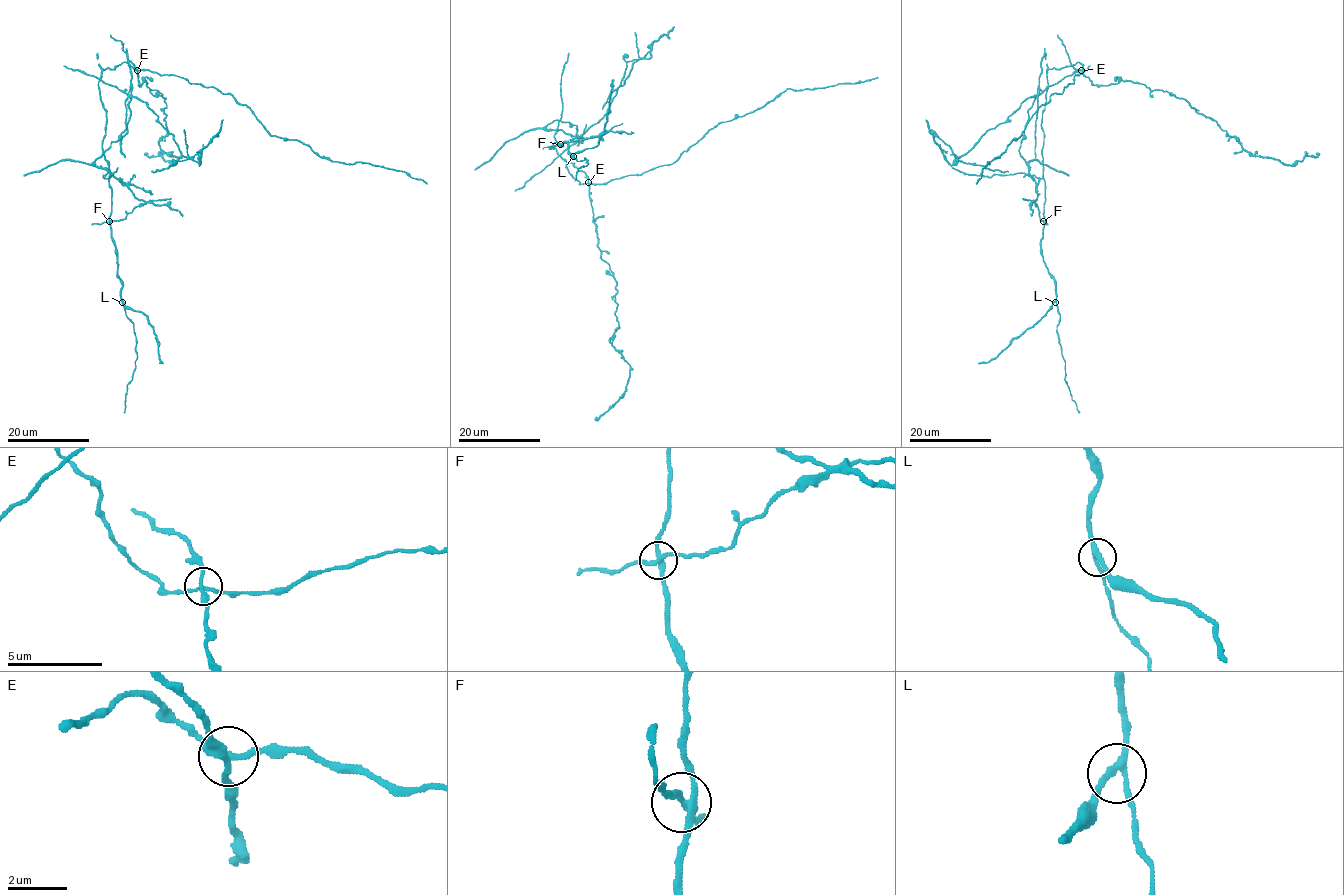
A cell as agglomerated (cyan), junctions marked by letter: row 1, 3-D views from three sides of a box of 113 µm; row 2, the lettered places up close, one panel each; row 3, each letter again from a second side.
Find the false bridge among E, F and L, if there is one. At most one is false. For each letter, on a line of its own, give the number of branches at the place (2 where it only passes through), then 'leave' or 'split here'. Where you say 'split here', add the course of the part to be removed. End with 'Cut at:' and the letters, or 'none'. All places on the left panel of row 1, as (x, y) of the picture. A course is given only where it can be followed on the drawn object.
E: 4 | leave
F: 4 | split here | (109, 221), (144, 202), (94, 164), (124, 129), (128, 97), (137, 97), (181, 154), (200, 164), (223, 119)
L: 3 | leave
Cut at: F

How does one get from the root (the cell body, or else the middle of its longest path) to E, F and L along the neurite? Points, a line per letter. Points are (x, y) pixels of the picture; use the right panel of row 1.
E: (1044, 136), (1041, 120), (1046, 103), (1047, 71), (1076, 62), (1082, 65), (1081, 70)
F: (1044, 136), (1043, 221)
L: (1044, 136), (1045, 223), (1041, 254), (1054, 279), (1055, 302)

